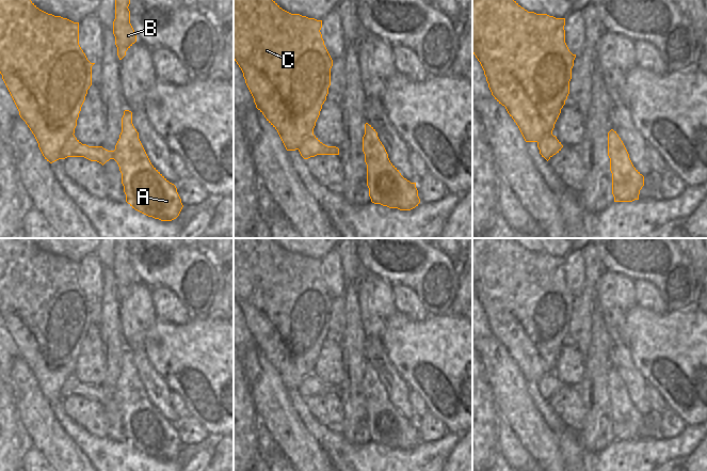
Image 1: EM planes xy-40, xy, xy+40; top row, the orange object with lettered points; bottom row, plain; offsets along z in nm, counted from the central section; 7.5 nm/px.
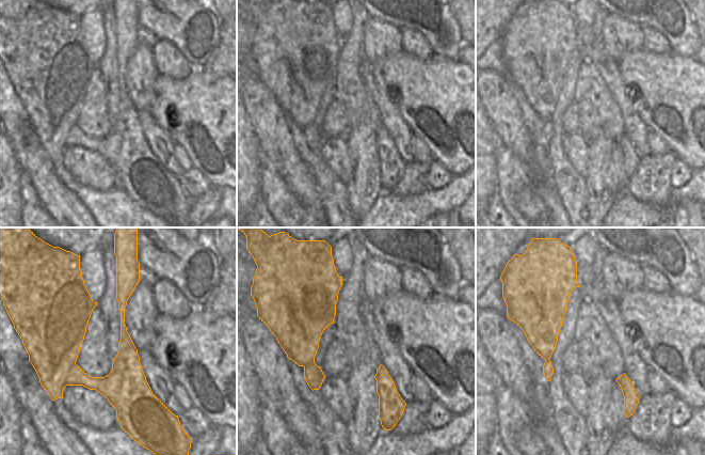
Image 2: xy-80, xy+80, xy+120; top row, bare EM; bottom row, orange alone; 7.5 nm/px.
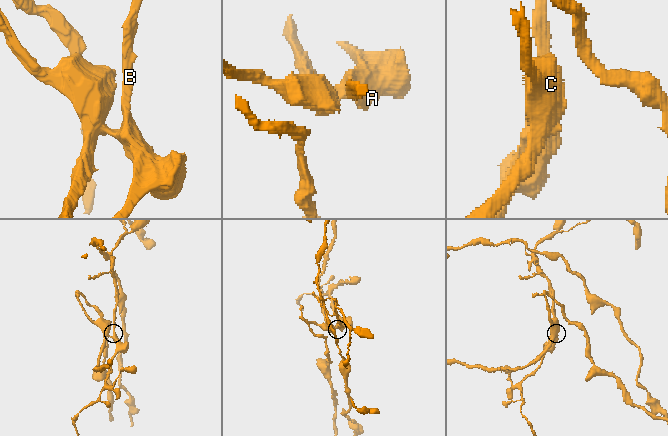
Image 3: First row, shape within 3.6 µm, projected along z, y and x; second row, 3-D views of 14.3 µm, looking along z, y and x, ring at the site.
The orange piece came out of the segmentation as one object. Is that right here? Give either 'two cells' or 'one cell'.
two cells

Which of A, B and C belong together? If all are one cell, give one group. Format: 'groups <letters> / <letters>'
groups A B / C

